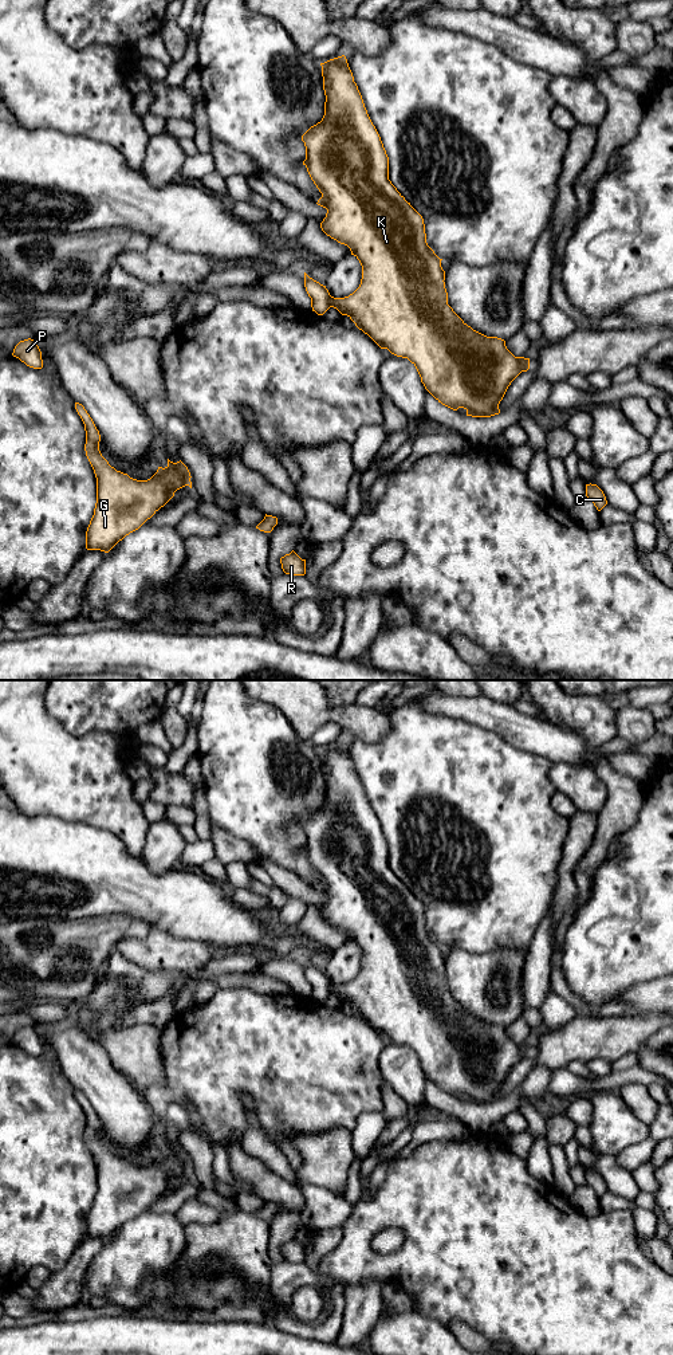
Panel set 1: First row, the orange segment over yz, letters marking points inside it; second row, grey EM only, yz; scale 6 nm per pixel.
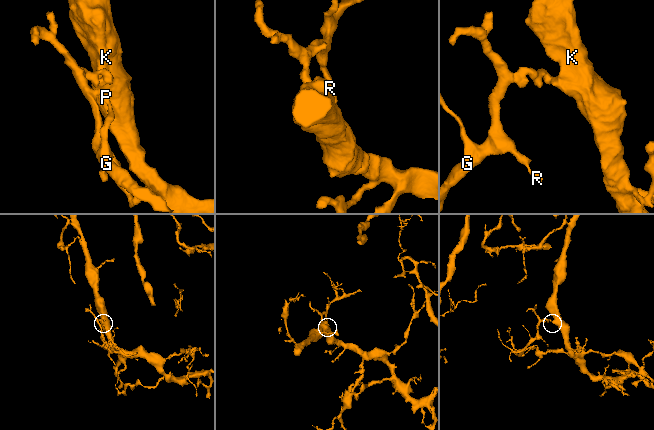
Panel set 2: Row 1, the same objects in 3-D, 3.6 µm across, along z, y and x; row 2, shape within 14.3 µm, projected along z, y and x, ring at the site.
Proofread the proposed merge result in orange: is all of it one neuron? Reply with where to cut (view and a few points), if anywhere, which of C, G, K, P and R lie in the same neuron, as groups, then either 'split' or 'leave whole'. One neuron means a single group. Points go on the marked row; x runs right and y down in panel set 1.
cut in yz along (330, 297), (331, 306); C K / G P R; split

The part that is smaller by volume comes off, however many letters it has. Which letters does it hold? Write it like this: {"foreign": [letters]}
{"foreign": ["G", "P", "R"]}

